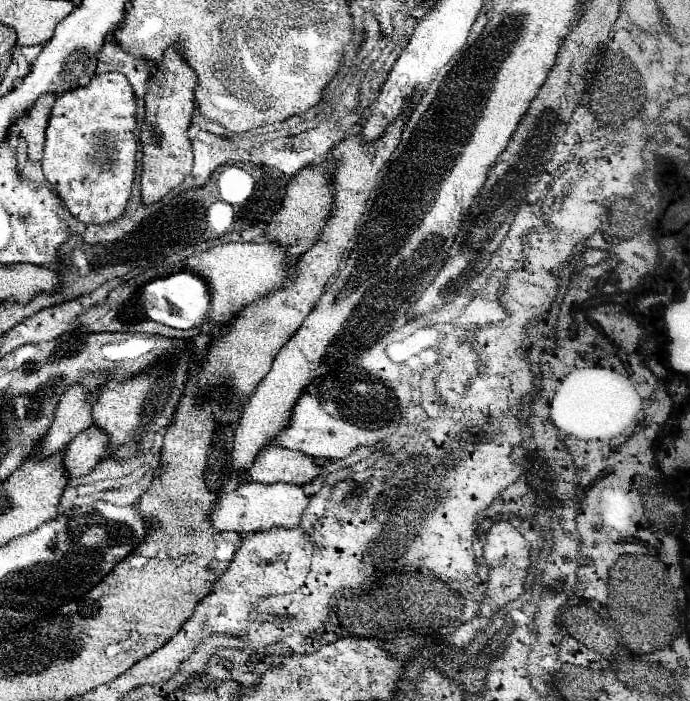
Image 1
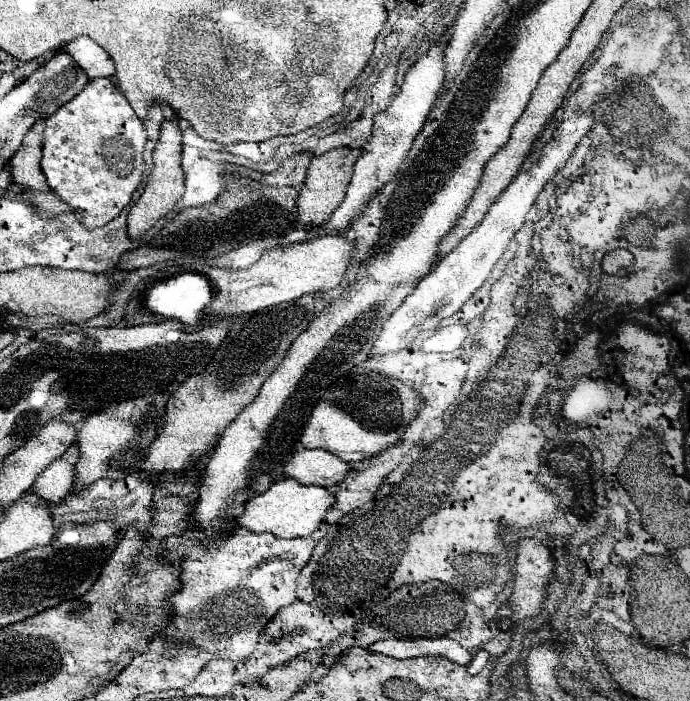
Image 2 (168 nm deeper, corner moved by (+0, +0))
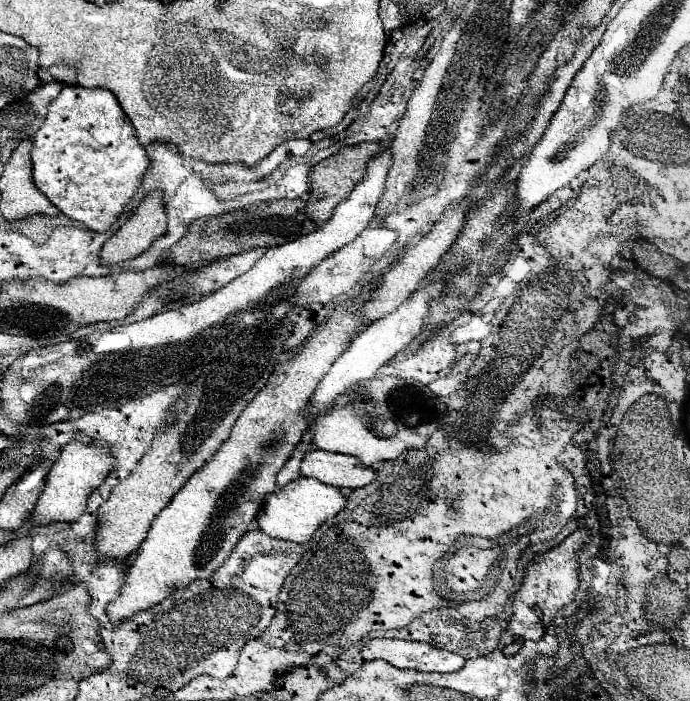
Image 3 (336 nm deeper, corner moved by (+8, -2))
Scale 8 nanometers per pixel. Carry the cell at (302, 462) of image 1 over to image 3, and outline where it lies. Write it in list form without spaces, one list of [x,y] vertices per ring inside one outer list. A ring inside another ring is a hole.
[[[310,450],[302,460],[302,476],[312,476],[330,486],[354,490],[374,482],[376,470],[362,466],[362,462],[358,462],[354,456]]]

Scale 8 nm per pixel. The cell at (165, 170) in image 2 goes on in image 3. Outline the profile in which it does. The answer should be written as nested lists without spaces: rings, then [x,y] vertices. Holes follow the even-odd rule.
[[[148,194],[128,222],[100,250],[102,266],[132,260],[146,252],[150,244],[166,232],[166,212],[162,194]]]

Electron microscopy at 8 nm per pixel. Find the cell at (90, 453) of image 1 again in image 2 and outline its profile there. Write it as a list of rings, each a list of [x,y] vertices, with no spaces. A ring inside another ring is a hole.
[[[74,442],[62,458],[54,460],[34,482],[32,492],[48,500],[48,504],[62,502],[74,486],[74,462],[78,462],[78,442]]]

